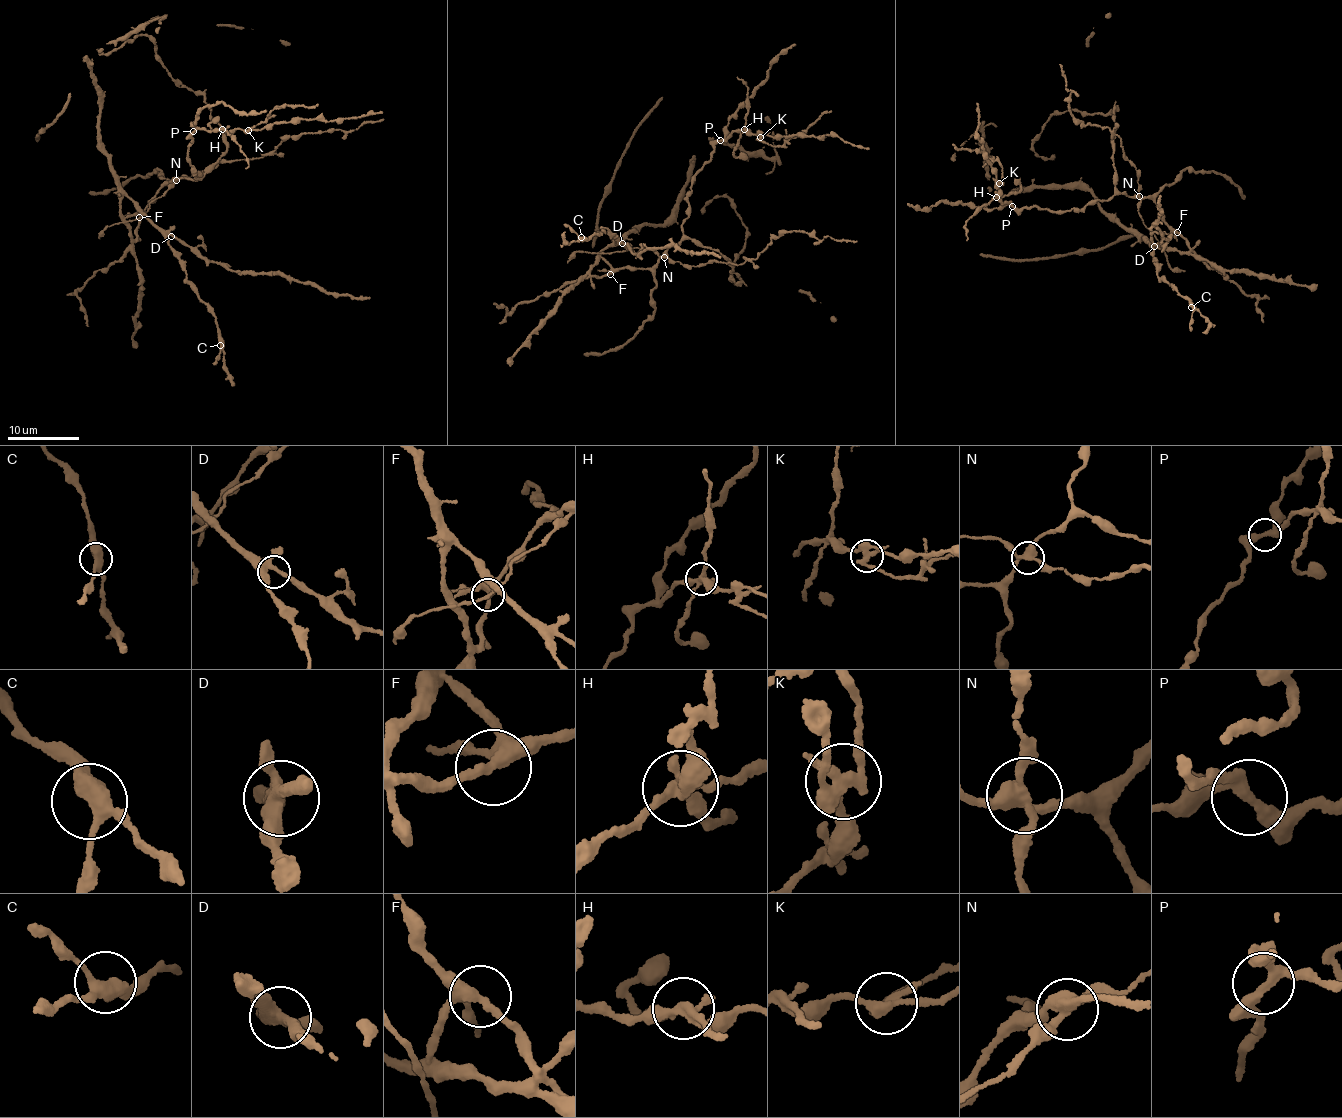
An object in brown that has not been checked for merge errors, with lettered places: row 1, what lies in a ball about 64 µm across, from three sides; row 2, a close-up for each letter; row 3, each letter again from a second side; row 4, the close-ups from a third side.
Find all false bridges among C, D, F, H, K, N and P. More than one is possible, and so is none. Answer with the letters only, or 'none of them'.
H, K, N

